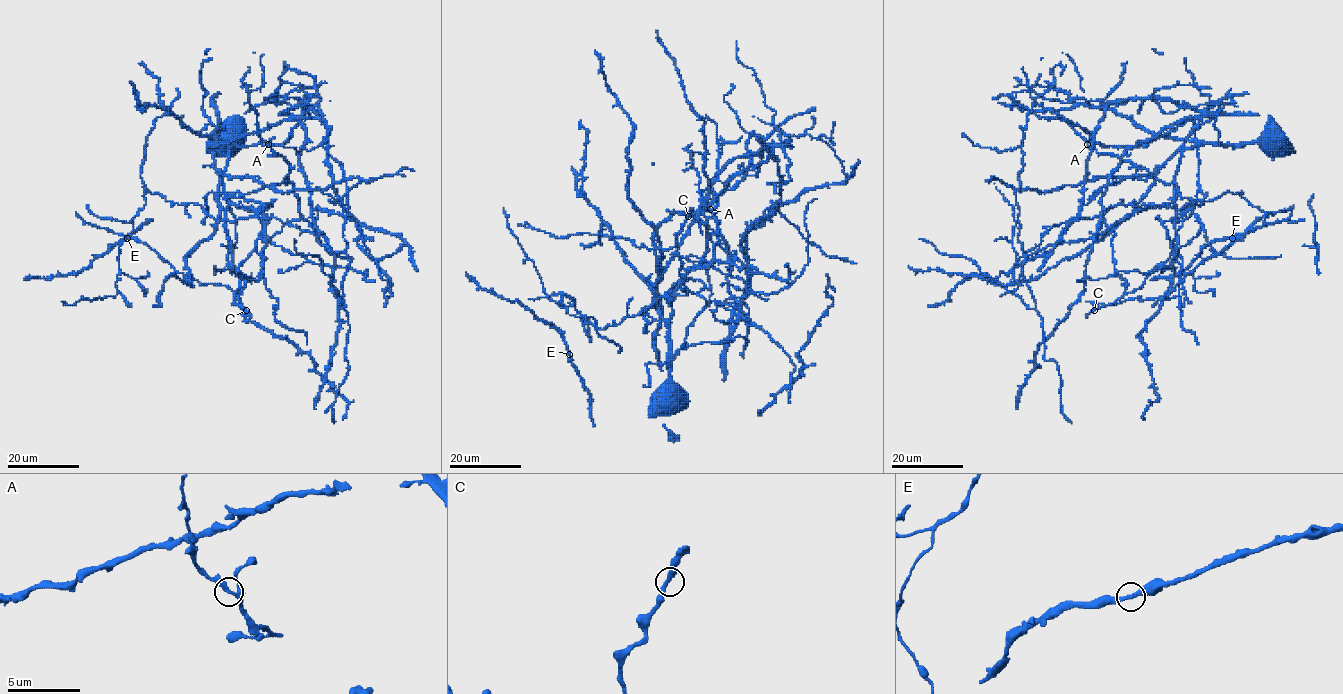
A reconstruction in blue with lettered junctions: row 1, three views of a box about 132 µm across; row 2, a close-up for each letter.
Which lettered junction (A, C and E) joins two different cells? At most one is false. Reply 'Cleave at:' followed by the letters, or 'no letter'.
Cleave at: no letter

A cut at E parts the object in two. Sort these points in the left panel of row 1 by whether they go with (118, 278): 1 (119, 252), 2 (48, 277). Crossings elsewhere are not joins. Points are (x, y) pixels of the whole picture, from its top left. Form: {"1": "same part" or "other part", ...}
{"1": "same part", "2": "other part"}

